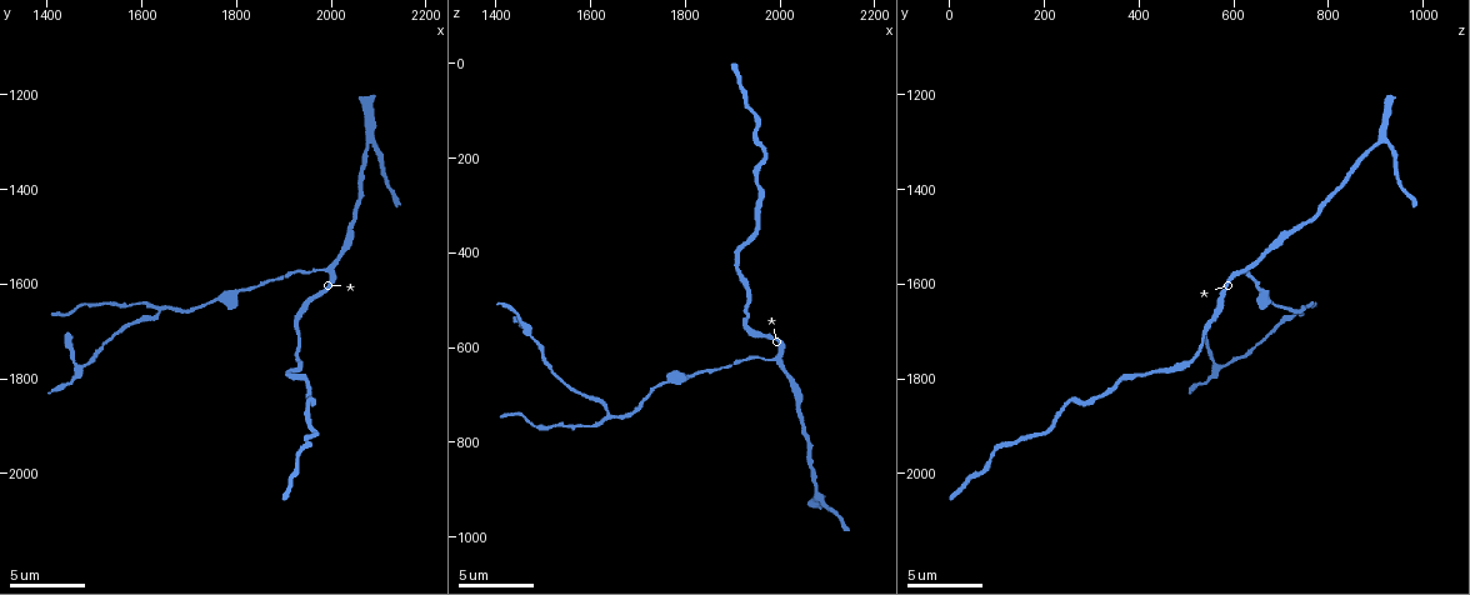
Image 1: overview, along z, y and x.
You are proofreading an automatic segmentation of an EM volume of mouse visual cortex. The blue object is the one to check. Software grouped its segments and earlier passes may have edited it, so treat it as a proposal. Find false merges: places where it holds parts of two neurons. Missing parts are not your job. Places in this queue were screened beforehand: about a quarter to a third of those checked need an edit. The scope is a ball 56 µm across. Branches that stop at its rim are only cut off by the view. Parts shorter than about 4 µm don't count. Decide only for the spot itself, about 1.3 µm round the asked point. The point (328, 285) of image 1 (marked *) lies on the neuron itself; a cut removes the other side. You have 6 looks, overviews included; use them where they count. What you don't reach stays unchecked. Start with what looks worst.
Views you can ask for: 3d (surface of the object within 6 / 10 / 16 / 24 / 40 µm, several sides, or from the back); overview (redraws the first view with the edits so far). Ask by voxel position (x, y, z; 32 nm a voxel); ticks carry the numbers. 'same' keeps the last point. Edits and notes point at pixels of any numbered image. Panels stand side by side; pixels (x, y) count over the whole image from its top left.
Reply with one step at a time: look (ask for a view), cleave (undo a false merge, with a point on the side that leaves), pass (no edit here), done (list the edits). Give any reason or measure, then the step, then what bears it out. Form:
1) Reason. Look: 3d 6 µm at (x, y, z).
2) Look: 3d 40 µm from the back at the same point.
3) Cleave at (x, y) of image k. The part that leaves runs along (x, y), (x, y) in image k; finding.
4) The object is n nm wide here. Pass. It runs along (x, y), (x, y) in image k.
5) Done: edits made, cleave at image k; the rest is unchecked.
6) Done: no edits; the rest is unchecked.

Three arms meet. Look: 3d 6 µm at (1975, 1570, 630).

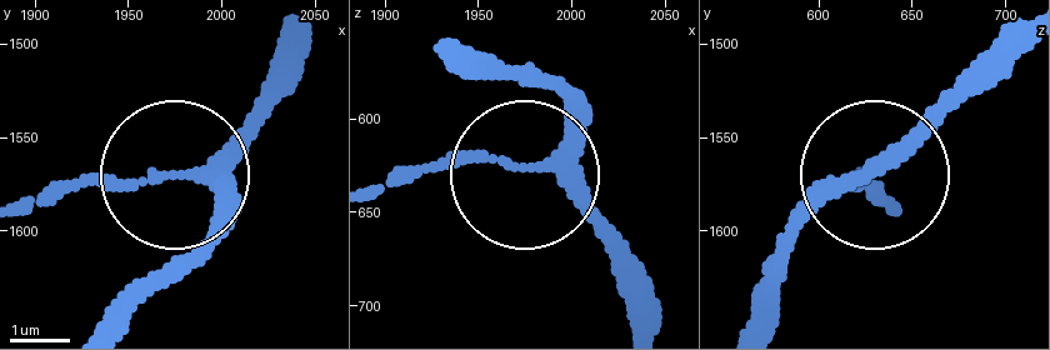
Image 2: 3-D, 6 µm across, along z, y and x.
The side arm is 20 µm long; 3 arms meet here. Pass. All the same neuron.

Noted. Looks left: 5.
Small branch off a trunk. Look: 3d 10 µm at (1640, 1655, 740).

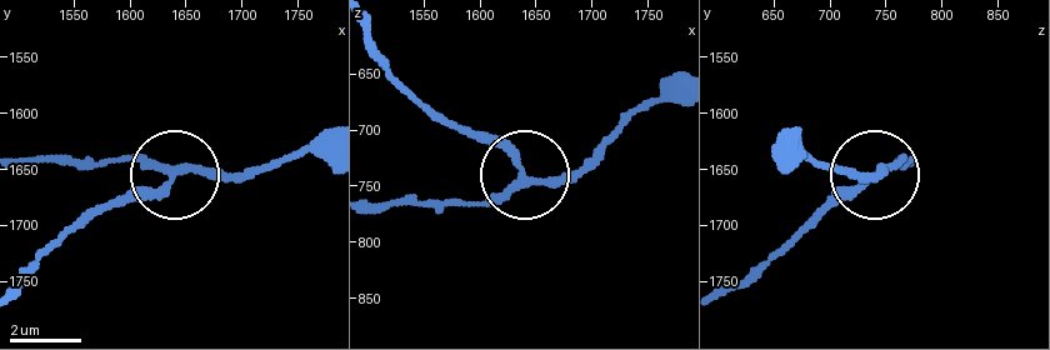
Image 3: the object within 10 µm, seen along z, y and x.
The object is 190 nm wide here. Pass. It runs along (326, 129), (246, 171), (96, 163) in image 3; one neuron here.

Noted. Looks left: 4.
Calibre changes. Look: 3d 16 µm at (1750, 1630, 680).

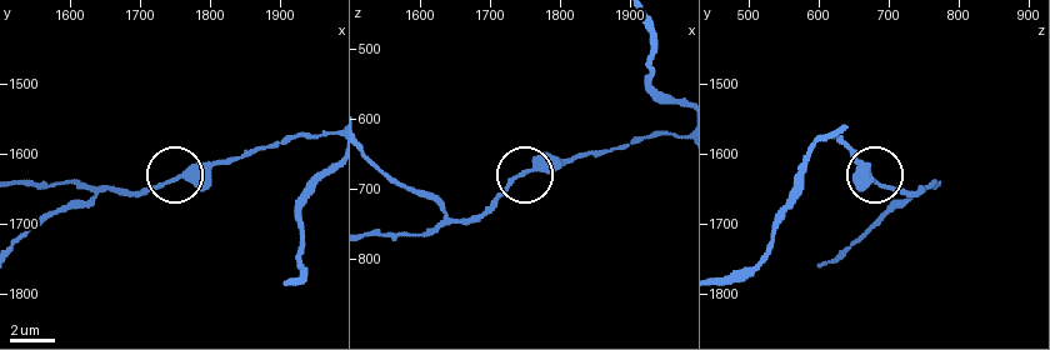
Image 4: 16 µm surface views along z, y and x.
From behind. Look: 3d 16 µm from the back at (1755, 1635, 675).

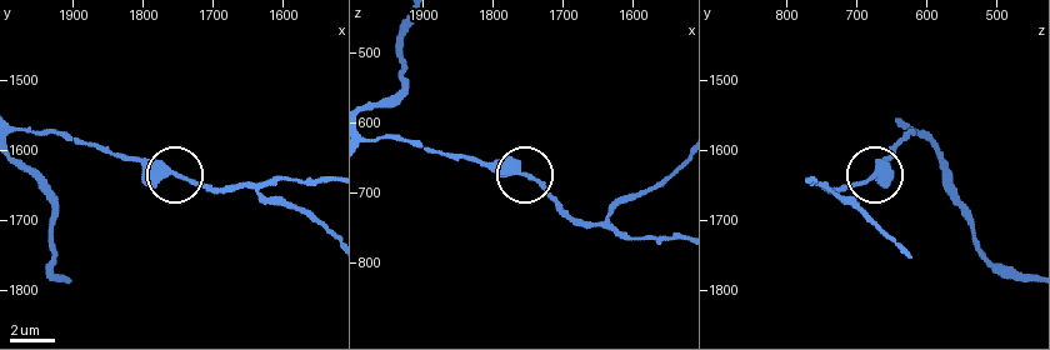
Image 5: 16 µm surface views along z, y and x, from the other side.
Pass. It runs along (370, 140), (398, 136), (443, 153), (515, 166), (564, 213) in image 5; continuous, no second neuron.

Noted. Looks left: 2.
Done: no edits; the rest is unchecked.

